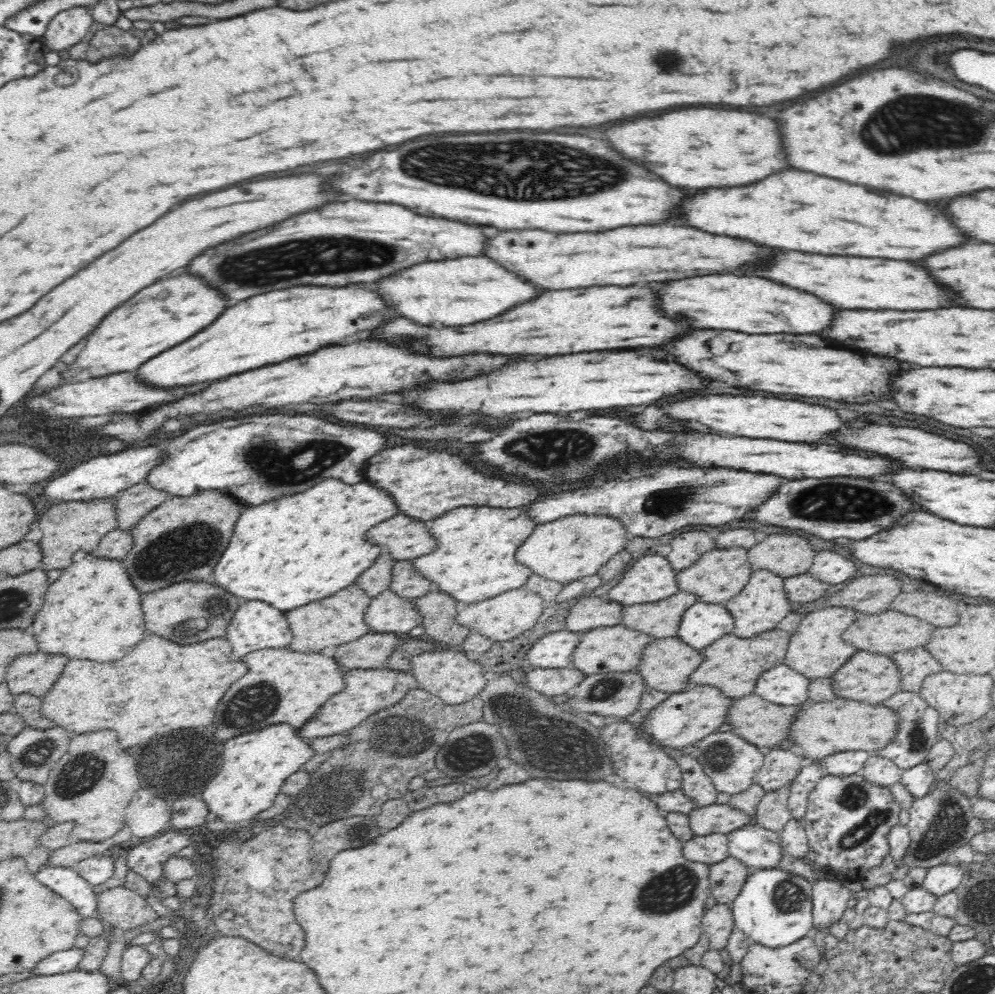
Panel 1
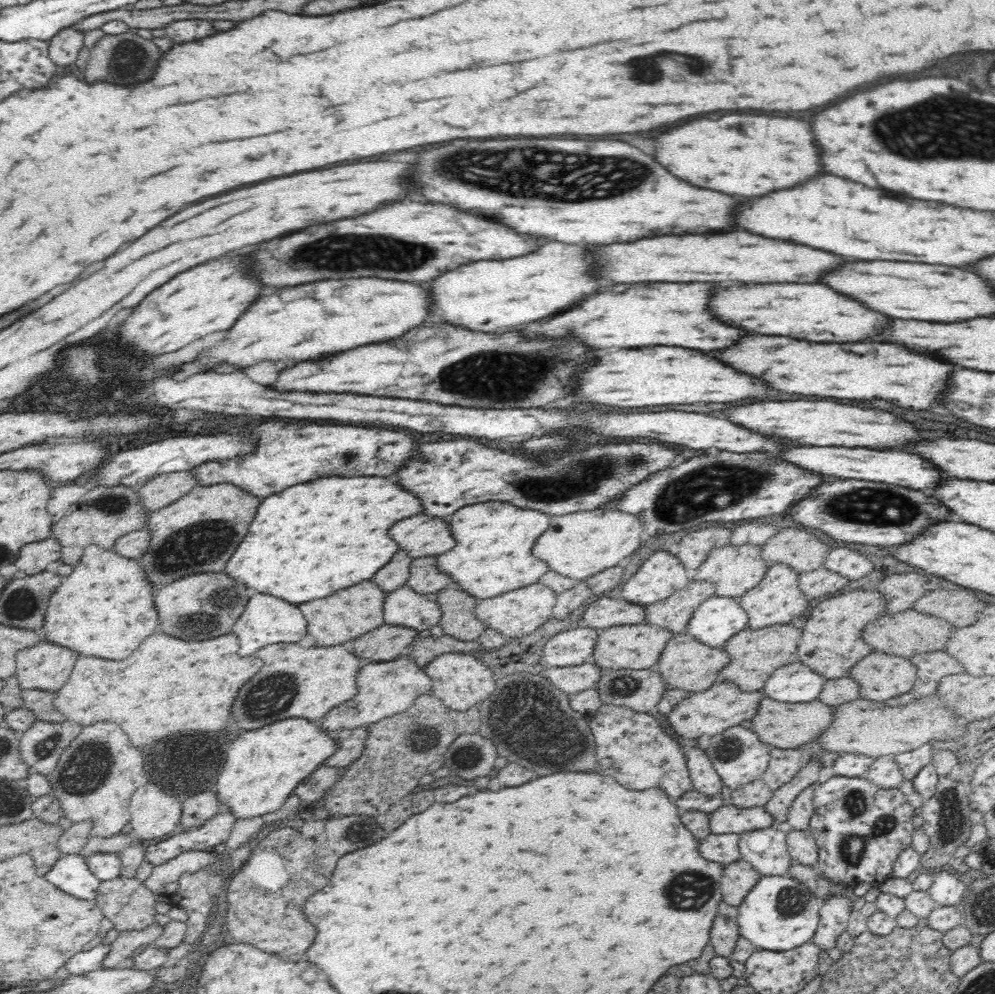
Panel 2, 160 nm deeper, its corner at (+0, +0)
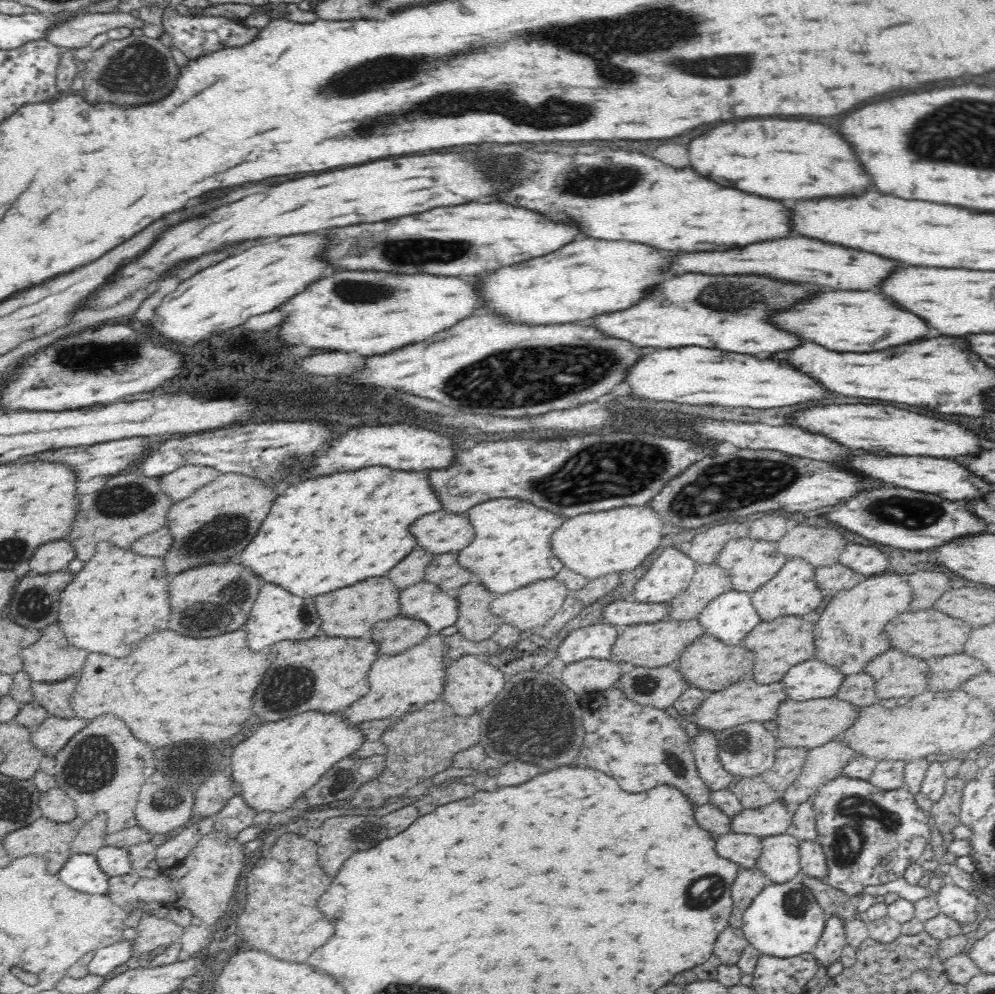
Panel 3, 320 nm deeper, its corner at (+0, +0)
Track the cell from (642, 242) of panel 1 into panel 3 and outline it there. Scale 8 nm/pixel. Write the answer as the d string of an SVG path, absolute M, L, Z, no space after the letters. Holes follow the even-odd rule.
M804 236L760 242L730 252L700 252L700 254L676 254L676 262L670 274L702 272L702 274L766 274L770 278L788 282L808 282L818 286L832 286L834 290L878 290L886 276L892 274L900 264L874 256L862 250L850 250Z

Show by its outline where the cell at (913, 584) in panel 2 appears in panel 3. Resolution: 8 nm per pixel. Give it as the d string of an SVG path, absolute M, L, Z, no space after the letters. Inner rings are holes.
M914 572L906 577L914 590L910 610L934 608L936 600L950 586L950 576L944 572Z

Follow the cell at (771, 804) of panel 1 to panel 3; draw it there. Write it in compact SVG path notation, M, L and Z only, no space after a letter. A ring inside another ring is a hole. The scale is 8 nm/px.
M834 740L826 746L809 749L801 775L781 794L783 801L791 806L802 804L810 800L815 790L839 778L844 766L858 757L846 746L843 740Z

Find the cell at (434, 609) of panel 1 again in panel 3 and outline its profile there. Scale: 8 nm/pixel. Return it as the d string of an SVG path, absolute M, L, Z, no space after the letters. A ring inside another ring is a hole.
M466 584L459 588L457 599L459 600L458 612L460 618L456 622L456 628L468 640L480 641L491 638L497 629L503 624L501 617L494 615L491 611L491 602L496 594L490 594L490 590L486 590L482 584Z

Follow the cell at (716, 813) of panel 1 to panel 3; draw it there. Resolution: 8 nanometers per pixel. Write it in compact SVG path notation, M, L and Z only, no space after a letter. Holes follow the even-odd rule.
M778 798L760 808L744 809L731 817L731 832L755 834L762 838L784 834L793 821L795 808Z

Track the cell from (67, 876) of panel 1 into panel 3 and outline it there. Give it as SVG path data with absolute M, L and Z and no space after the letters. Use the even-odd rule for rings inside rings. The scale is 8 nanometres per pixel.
M73 854L60 869L61 882L66 886L88 892L88 894L107 894L109 892L109 878L98 864L95 854Z

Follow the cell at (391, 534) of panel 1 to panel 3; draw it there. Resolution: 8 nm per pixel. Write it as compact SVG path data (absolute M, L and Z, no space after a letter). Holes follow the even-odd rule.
M446 510L422 516L410 526L410 530L418 538L418 544L434 554L462 550L470 540L474 540L474 528L468 518Z

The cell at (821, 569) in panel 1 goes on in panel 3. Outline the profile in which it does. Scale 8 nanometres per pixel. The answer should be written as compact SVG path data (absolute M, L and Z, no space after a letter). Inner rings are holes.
M851 542L840 556L839 564L863 574L865 577L880 575L890 567L890 560L877 547Z

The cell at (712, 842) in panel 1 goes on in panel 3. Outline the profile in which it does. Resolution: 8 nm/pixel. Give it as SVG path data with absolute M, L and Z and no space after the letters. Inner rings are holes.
M730 832L726 836L720 836L716 840L718 854L739 864L741 868L752 868L756 866L758 857L763 851L762 837L755 834L742 834Z

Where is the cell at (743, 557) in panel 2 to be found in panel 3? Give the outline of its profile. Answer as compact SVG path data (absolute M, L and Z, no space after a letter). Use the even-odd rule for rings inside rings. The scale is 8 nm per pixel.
M746 536L728 541L724 545L724 550L722 550L716 564L728 571L734 590L753 593L763 584L772 580L778 572L781 572L788 561L789 558L778 553L777 541L768 541L765 538L754 539Z

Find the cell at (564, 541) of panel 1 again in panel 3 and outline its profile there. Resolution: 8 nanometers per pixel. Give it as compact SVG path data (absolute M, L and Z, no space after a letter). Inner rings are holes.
M648 506L614 508L568 518L552 536L552 552L570 570L589 578L635 570L660 546L664 520Z

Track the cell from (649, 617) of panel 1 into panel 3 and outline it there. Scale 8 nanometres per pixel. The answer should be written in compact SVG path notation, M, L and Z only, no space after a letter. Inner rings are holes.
M698 564L692 580L685 590L671 601L671 613L667 620L690 620L717 596L731 591L731 576L720 565Z

